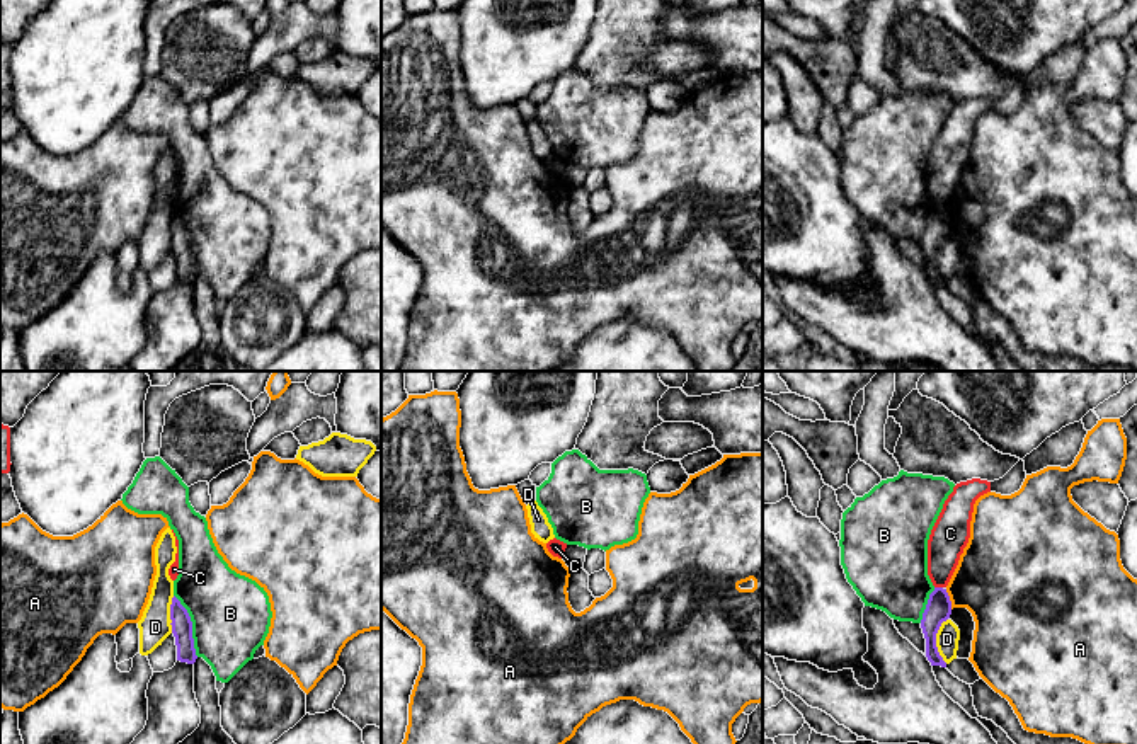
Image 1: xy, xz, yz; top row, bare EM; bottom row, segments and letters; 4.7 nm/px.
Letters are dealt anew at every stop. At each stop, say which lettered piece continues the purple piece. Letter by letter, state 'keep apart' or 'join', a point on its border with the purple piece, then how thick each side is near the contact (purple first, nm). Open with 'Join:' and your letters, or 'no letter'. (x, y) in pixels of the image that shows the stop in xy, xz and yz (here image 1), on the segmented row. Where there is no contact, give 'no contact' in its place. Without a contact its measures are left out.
Join: no letter
A: keep apart | yz (948, 600) | 120/400 nm
B: keep apart | xy (191, 625) | 100/380 nm
C: keep apart | yz (938, 588) | 120/180 nm
D: keep apart | yz (935, 640) | 120/110 nm

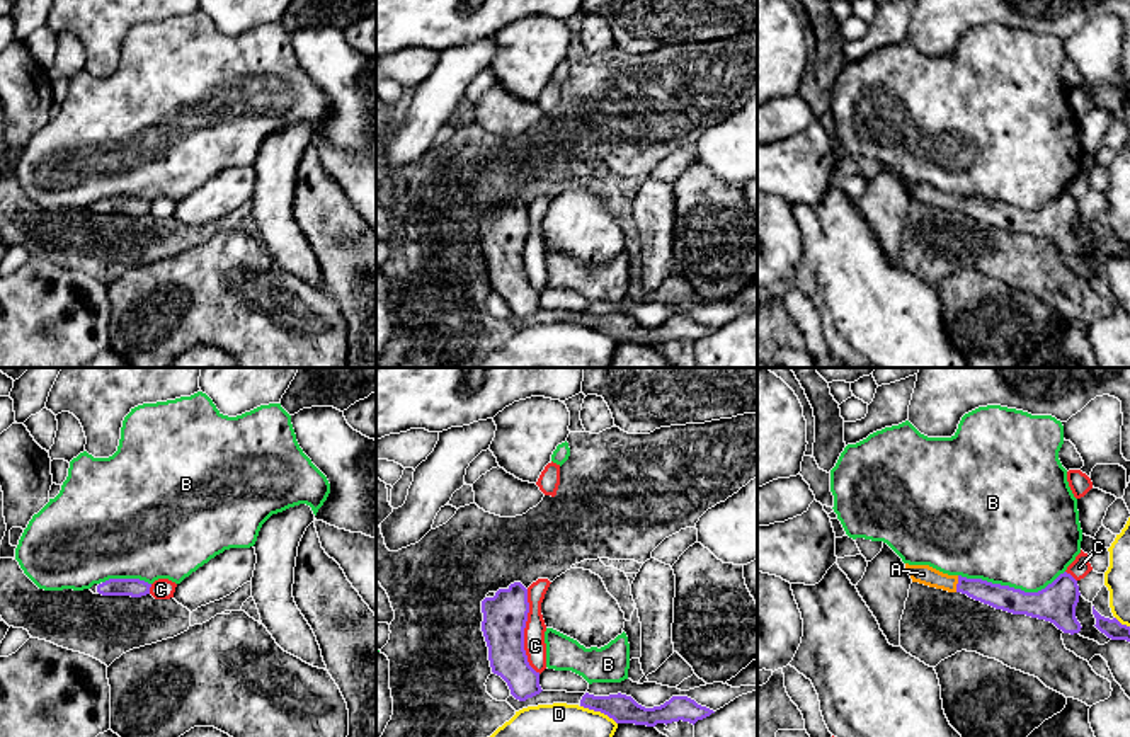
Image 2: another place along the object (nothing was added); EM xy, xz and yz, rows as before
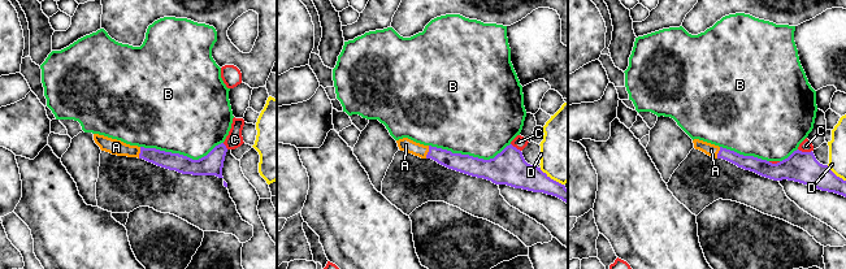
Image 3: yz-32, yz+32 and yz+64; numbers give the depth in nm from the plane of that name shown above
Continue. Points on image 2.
Join: A
A: join | yz (957, 584) | 120/90 nm
B: keep apart | yz (1011, 588) | 180/480 nm
C: keep apart | xz (523, 632) | 200/100 nm
D: keep apart | xz (599, 710) | 140/160 nm

